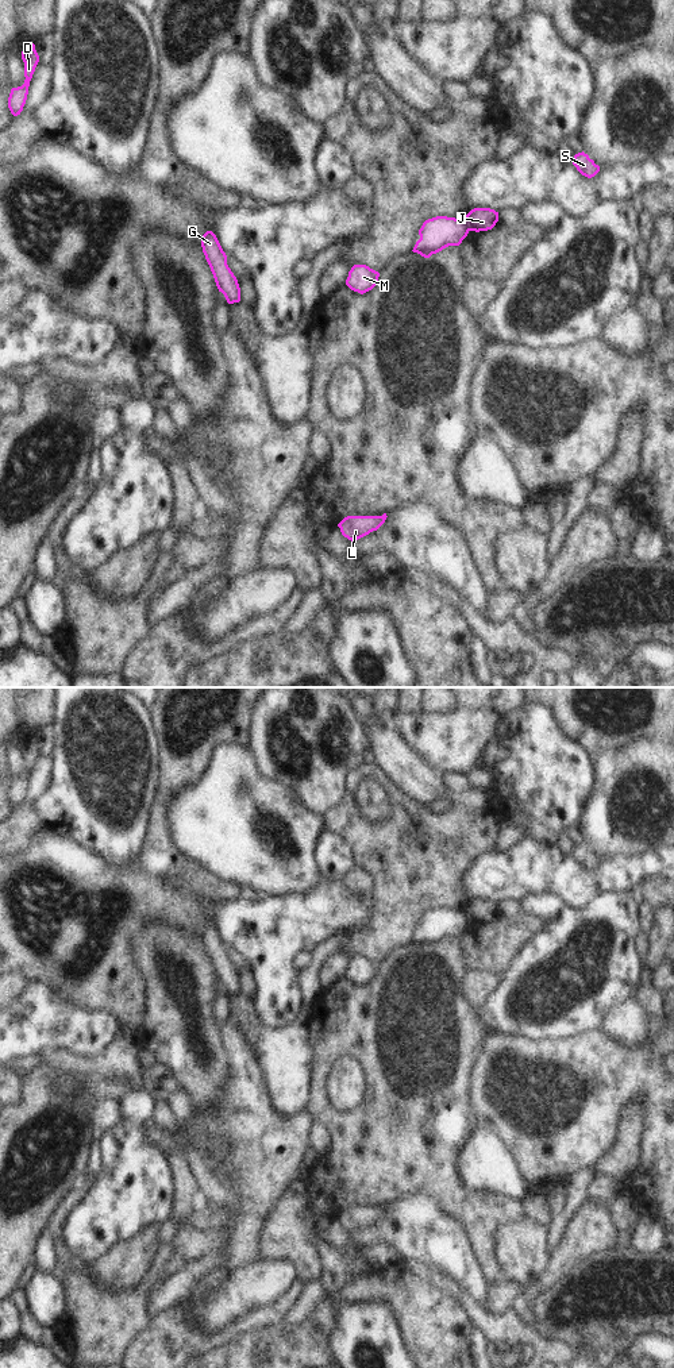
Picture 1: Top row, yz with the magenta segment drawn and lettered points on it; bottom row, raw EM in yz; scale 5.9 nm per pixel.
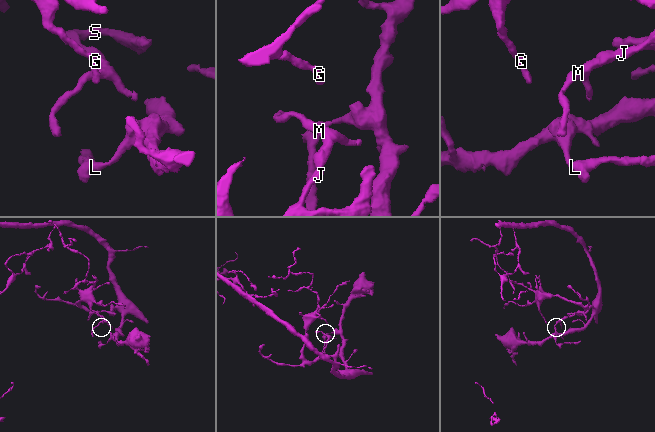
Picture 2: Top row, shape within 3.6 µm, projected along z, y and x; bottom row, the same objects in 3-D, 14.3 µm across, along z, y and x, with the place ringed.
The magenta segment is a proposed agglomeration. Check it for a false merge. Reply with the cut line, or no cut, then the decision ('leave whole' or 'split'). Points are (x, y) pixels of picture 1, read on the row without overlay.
cut yz (463, 910), (469, 921); split

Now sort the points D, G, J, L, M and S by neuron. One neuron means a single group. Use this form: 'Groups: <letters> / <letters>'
Groups: D G J L S / M.

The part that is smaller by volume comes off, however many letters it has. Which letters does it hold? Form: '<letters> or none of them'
M

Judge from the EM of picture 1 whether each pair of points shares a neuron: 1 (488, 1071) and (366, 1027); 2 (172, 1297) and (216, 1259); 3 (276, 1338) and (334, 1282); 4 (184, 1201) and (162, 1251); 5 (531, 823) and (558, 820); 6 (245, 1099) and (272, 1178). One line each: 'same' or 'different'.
1: different
2: same
3: different
4: different
5: different
6: same

